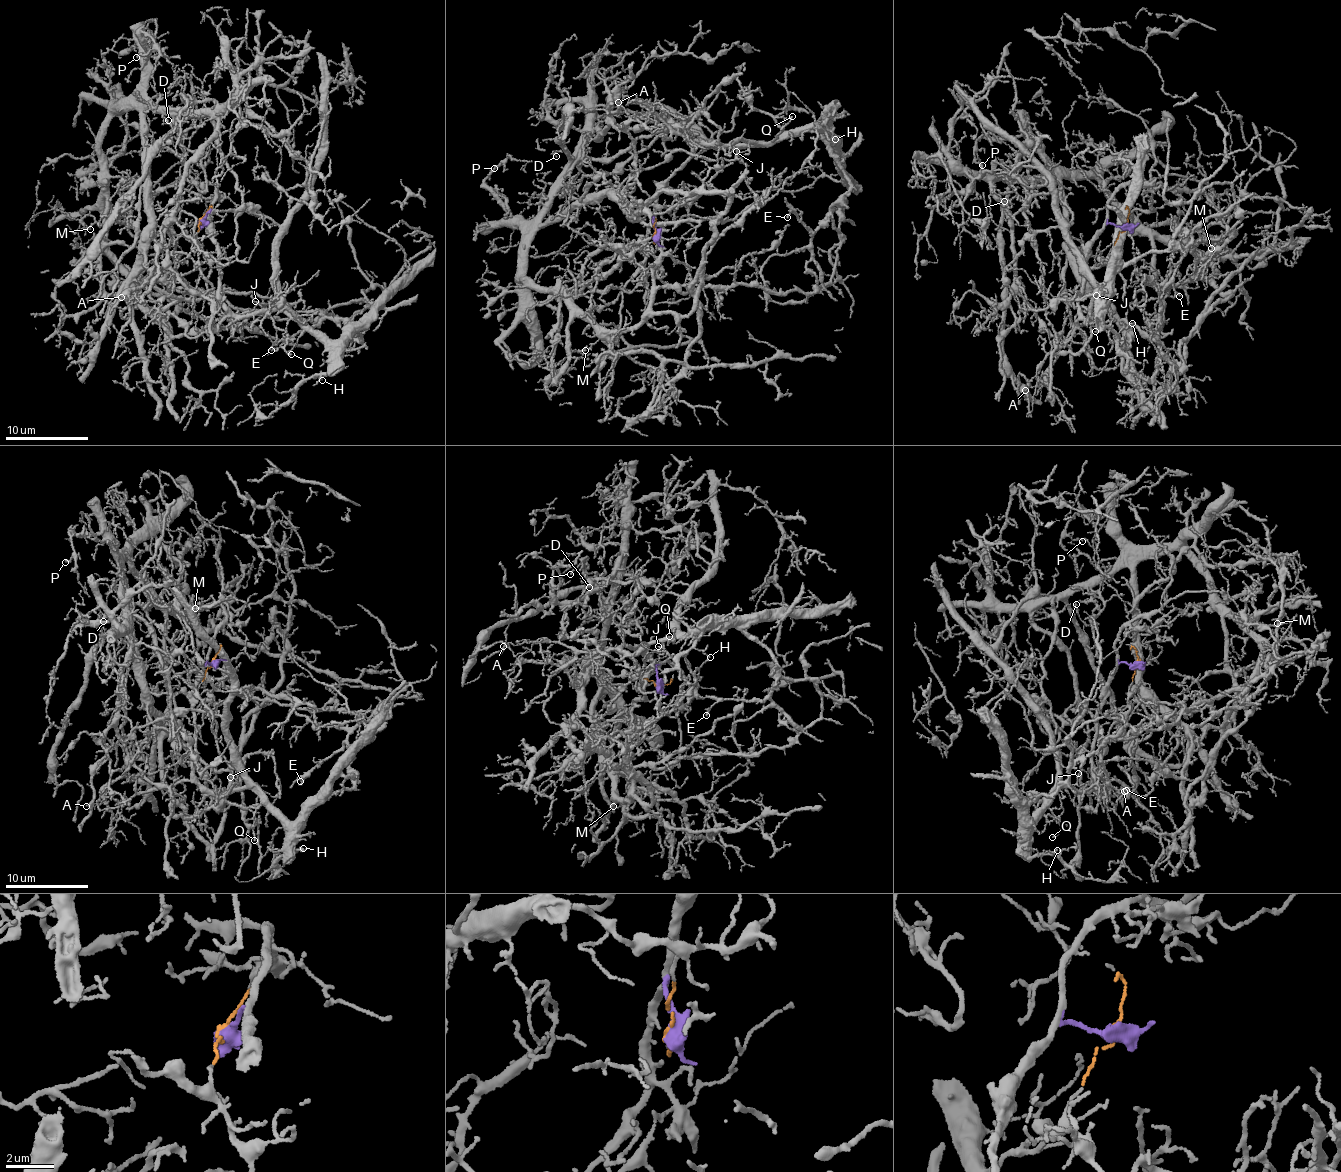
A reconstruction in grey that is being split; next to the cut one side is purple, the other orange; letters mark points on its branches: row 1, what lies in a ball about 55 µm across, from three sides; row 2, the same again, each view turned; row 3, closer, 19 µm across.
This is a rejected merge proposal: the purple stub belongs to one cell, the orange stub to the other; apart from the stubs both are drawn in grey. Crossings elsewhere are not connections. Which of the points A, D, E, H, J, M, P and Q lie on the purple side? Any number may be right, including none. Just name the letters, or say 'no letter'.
E, H, J, Q

